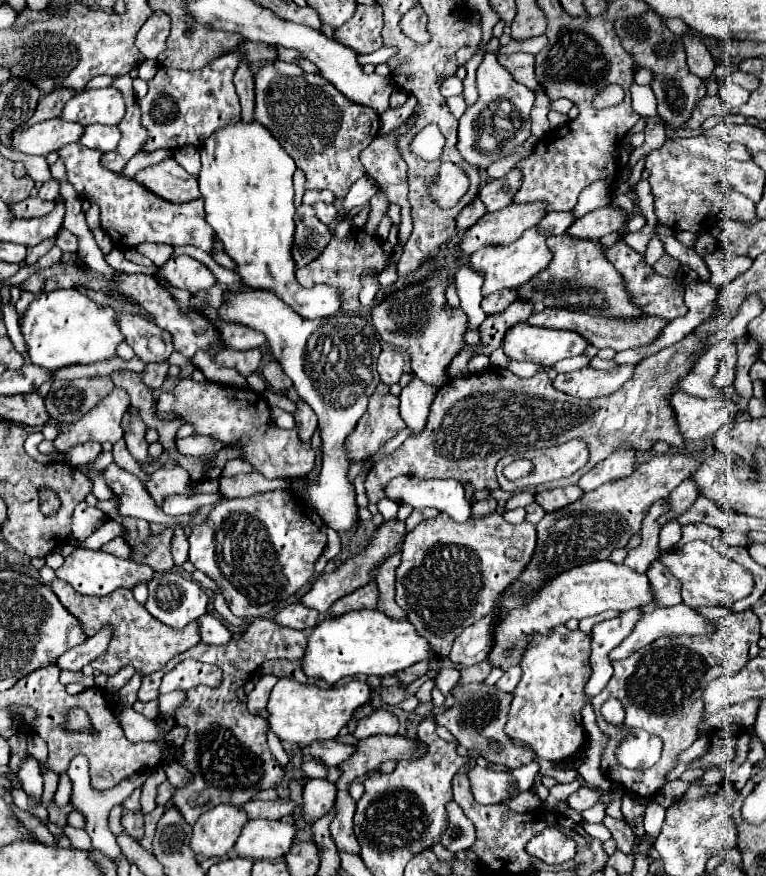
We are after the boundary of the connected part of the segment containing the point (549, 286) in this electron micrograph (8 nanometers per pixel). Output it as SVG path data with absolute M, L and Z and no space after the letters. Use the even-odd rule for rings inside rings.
M559 235L547 237L547 247L553 253L553 259L545 267L545 271L539 271L533 279L517 287L517 299L543 303L551 309L577 309L581 313L597 317L643 315L641 309L629 301L623 279L605 259L605 247L599 241L579 241L569 239L569 235Z

